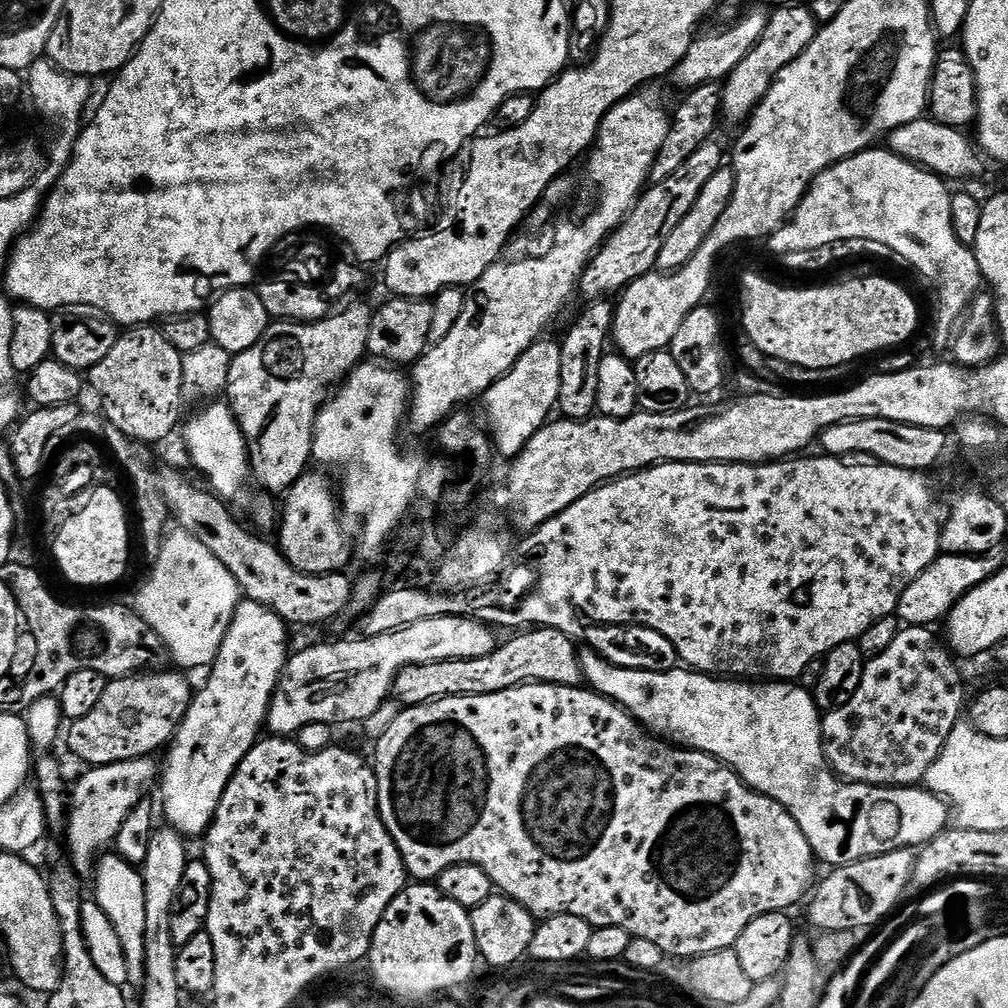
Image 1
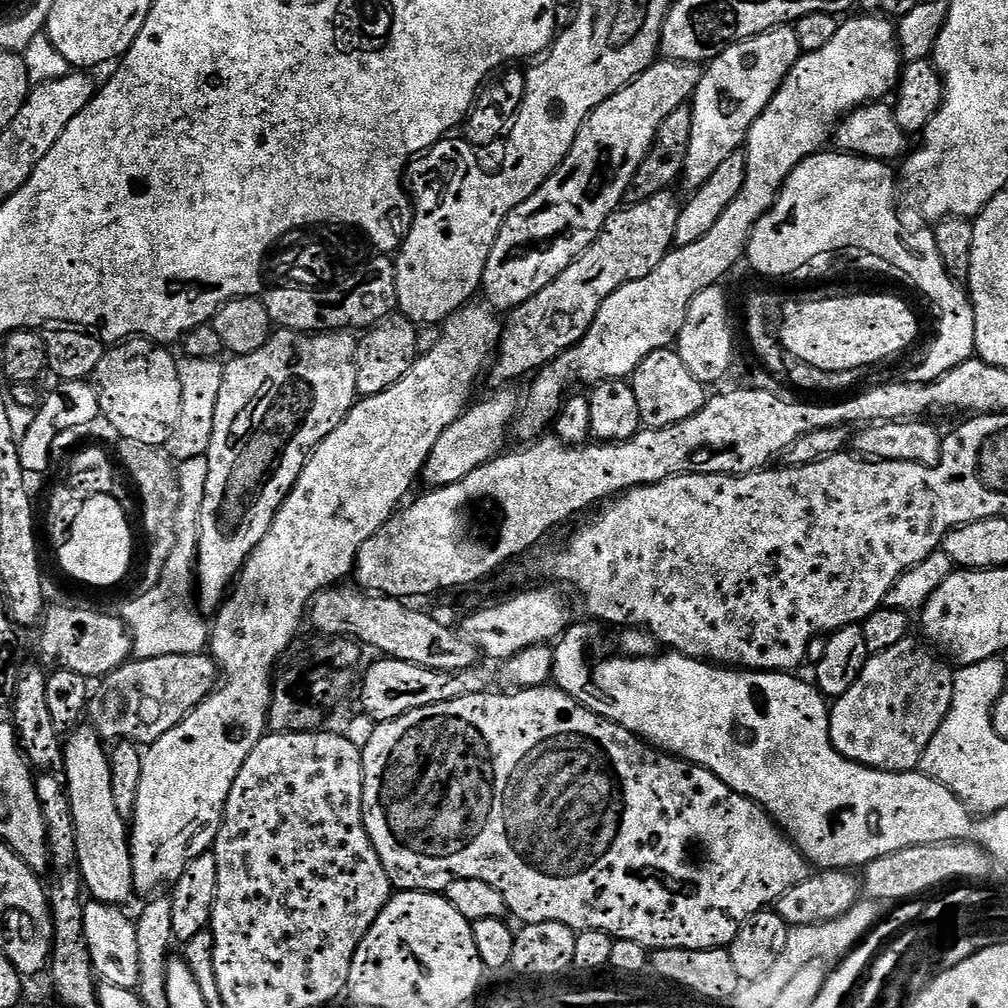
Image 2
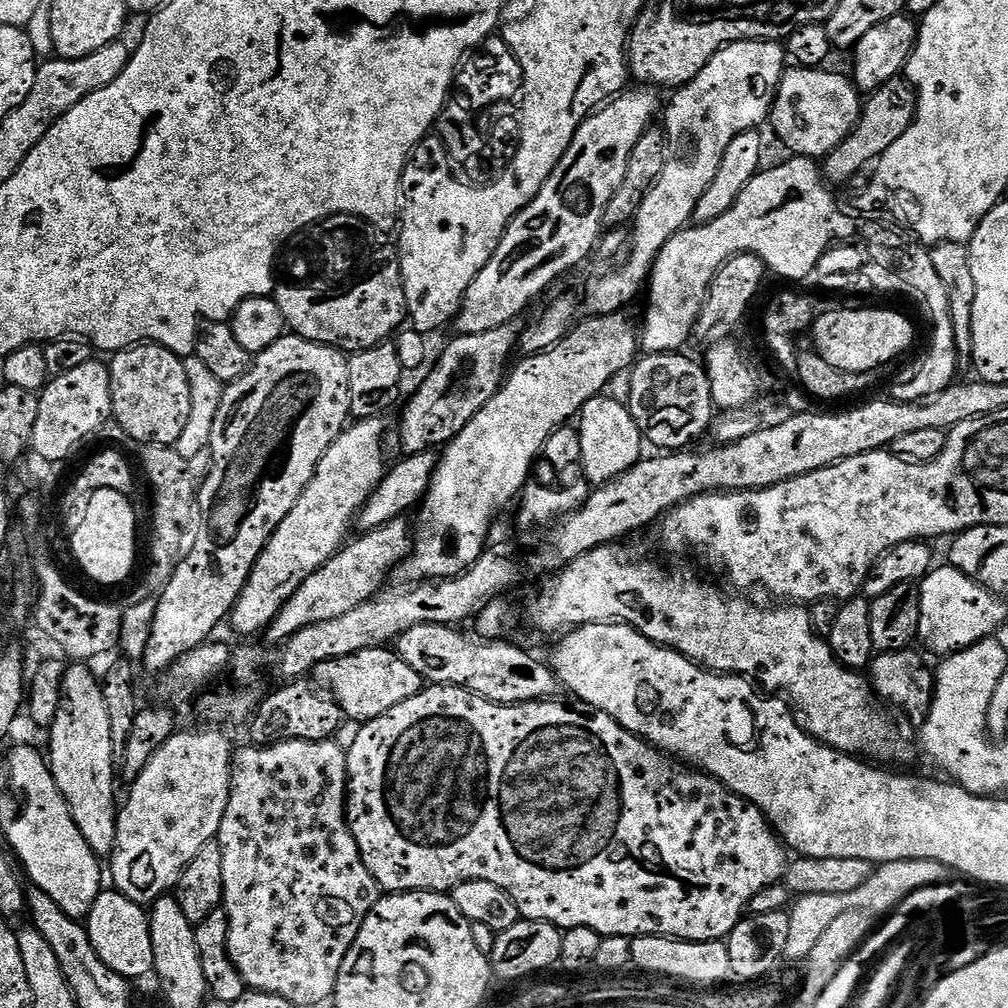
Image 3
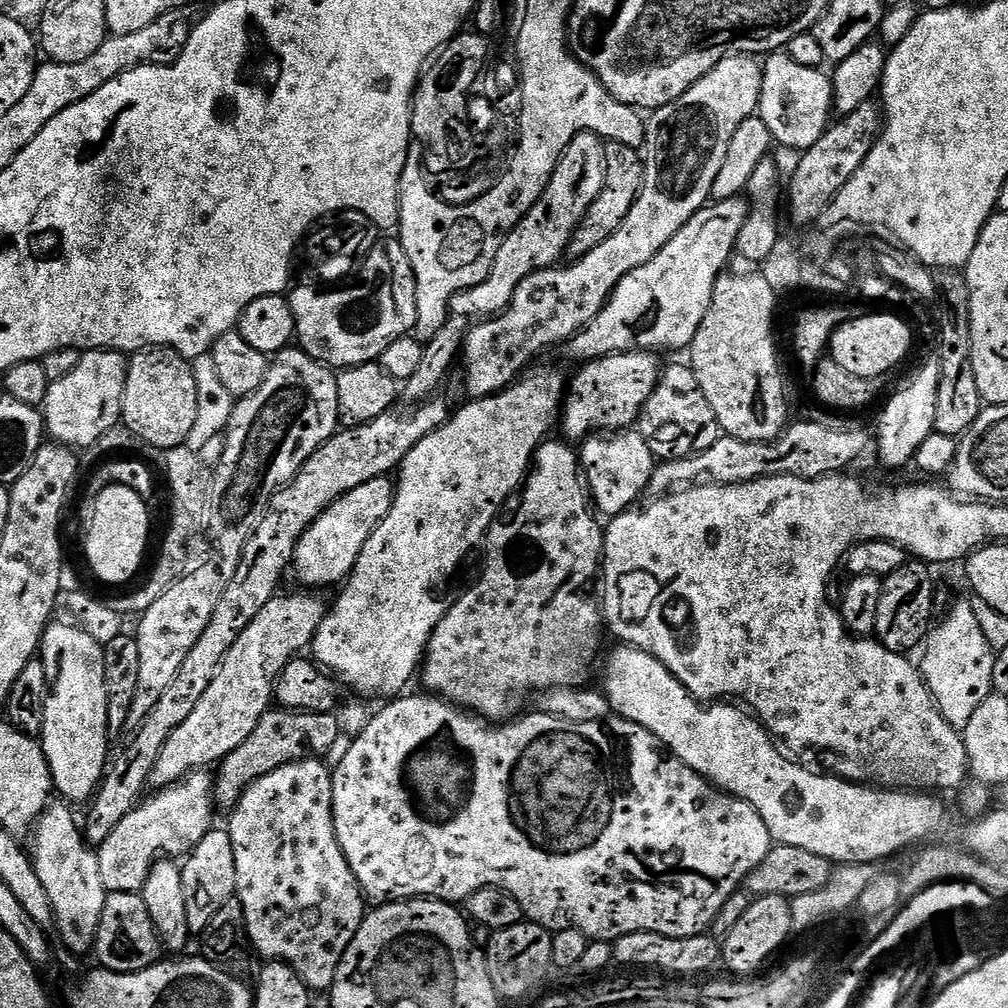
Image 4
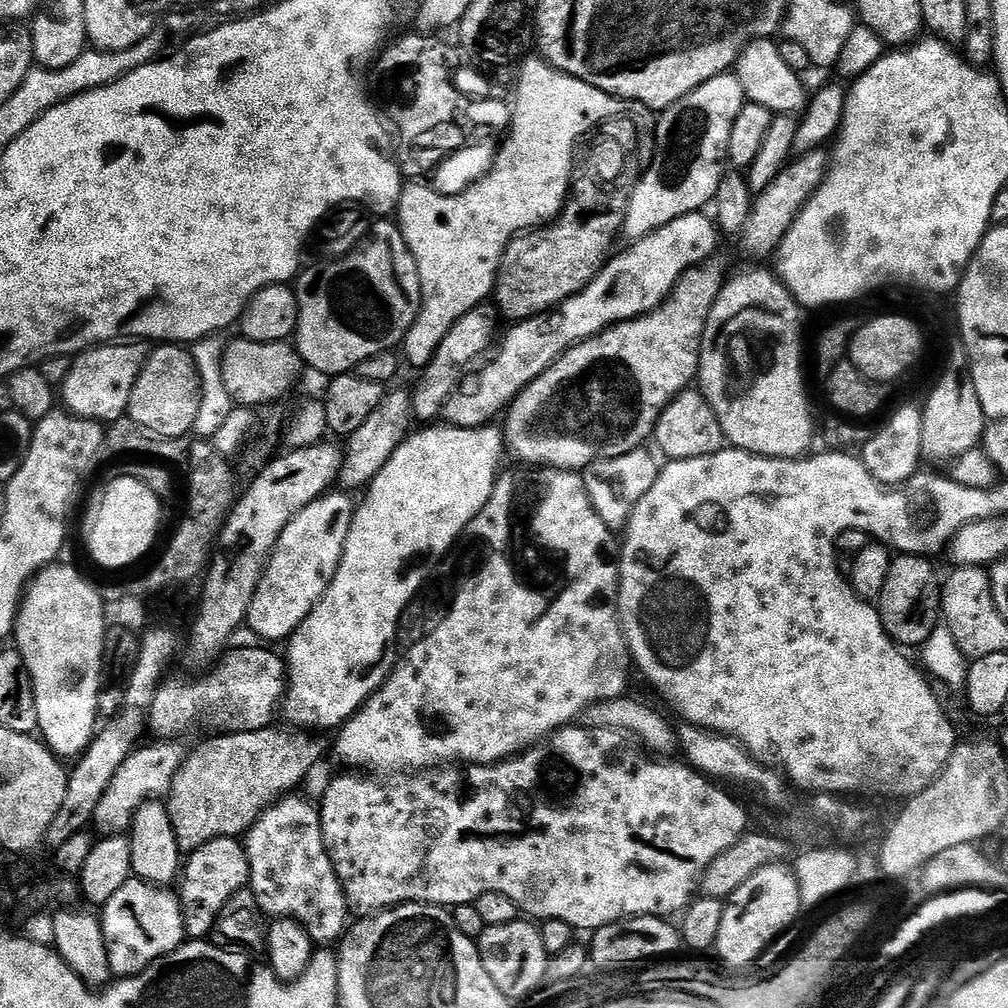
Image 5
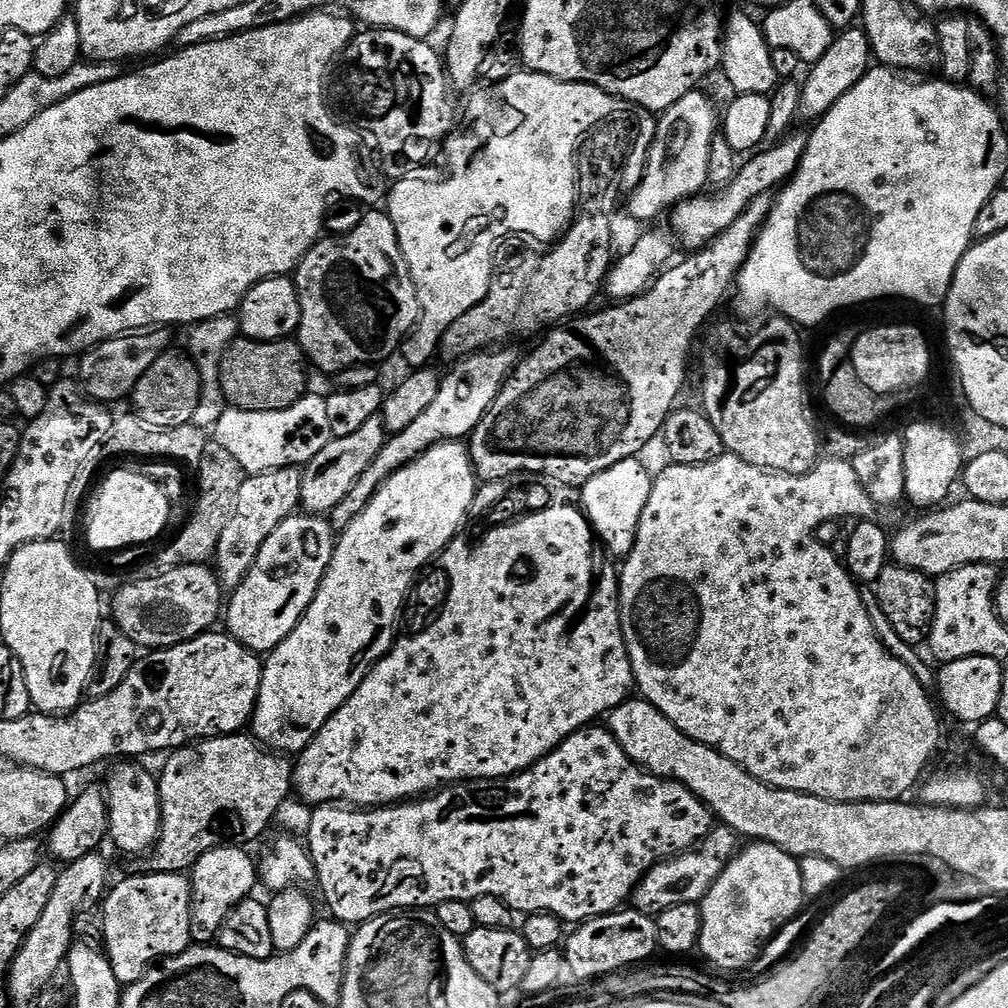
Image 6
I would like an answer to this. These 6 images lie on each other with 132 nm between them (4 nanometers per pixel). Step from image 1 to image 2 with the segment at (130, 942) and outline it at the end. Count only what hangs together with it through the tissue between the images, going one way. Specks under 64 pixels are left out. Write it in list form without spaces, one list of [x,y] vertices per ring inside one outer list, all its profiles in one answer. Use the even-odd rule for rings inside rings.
[[[91,726],[77,727],[72,734],[64,744],[64,762],[73,824],[76,827],[76,865],[80,867],[80,876],[92,900],[124,906],[134,896],[130,828],[114,807],[109,749]]]

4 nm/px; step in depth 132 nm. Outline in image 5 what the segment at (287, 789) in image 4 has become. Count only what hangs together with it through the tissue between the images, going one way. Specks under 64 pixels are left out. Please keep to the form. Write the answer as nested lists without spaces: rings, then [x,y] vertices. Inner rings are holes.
[[[300,795],[281,796],[246,834],[243,845],[250,864],[248,883],[265,917],[294,920],[313,942],[328,946],[345,935],[350,909],[324,845],[319,807],[307,795]]]

